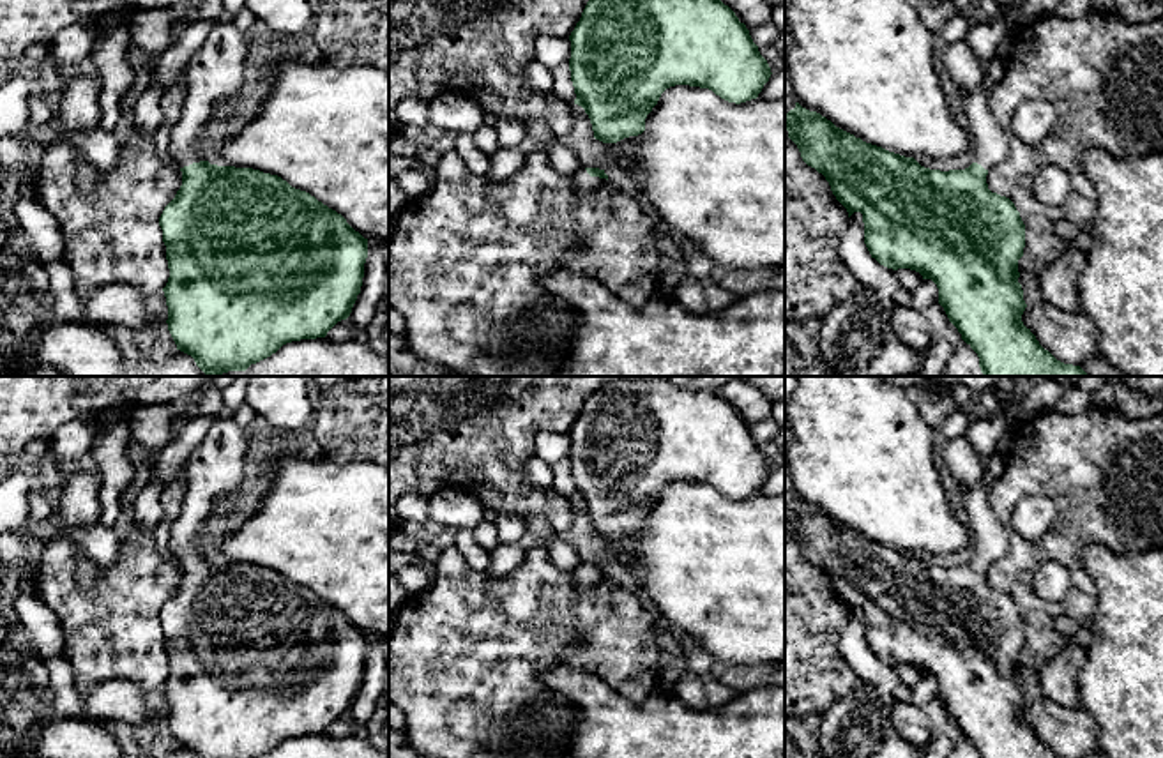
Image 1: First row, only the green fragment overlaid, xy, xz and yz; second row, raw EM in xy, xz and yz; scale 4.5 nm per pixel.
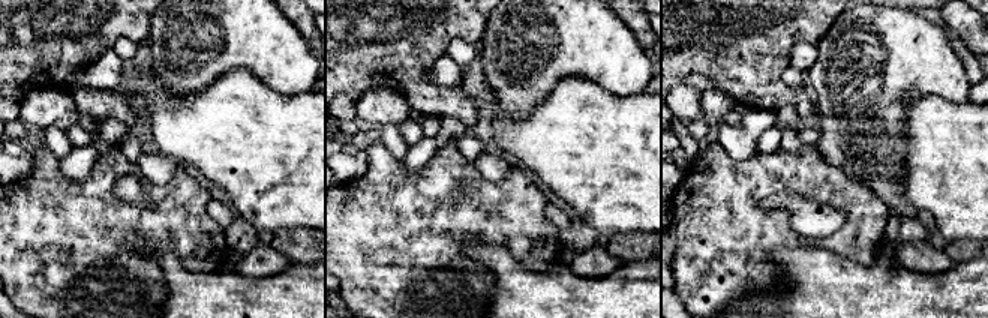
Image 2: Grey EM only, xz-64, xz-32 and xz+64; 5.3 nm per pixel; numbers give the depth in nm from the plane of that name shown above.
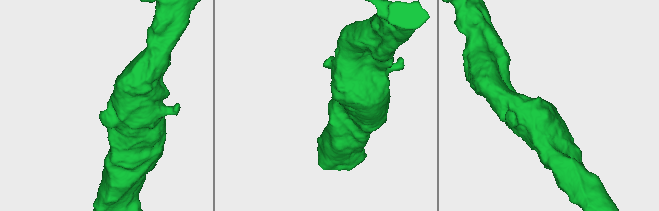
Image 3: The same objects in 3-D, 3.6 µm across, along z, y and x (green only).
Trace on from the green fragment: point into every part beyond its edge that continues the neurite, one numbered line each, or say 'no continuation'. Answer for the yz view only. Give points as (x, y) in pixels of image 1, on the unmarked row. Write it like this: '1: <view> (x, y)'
1: yz (988, 538)

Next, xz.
1: xz (584, 580)

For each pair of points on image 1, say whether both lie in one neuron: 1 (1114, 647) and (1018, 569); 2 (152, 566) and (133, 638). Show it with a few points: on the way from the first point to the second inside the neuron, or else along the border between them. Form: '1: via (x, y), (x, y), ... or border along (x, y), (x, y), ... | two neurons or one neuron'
1: border along (1096, 585), (1094, 613), (1087, 626) | two neurons
2: via (140, 583), (133, 594), (133, 621) | one neuron

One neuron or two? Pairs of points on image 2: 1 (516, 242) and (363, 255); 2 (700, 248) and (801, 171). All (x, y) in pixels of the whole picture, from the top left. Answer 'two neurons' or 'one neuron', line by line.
1: one neuron
2: one neuron

